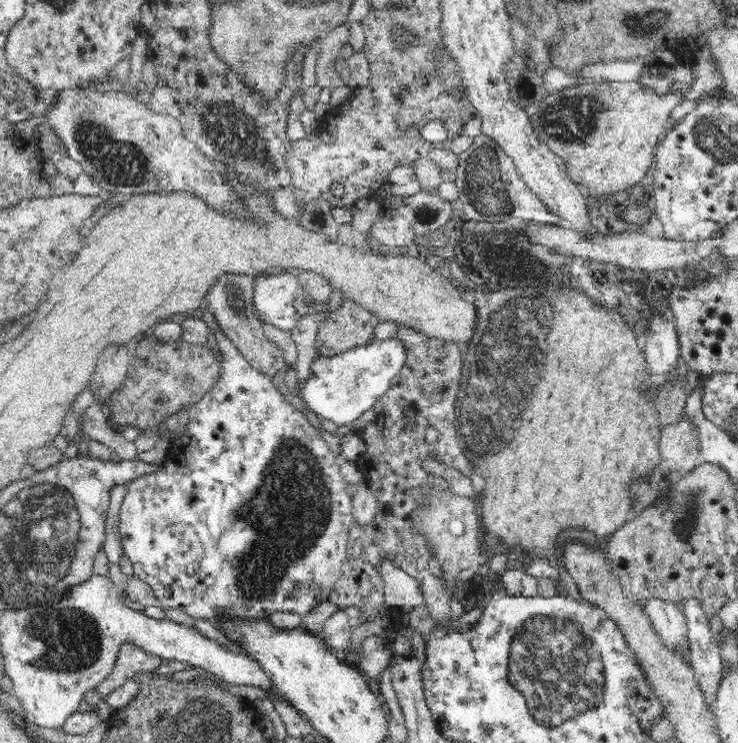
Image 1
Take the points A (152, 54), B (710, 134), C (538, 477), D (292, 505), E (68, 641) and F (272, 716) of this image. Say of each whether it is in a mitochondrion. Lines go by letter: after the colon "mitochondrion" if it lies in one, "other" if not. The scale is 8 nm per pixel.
A: other
B: mitochondrion
C: other
D: mitochondrion
E: mitochondrion
F: other

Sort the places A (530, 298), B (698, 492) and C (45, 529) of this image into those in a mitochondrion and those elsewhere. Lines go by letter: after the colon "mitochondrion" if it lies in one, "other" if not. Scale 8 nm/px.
A: mitochondrion
B: mitochondrion
C: mitochondrion

